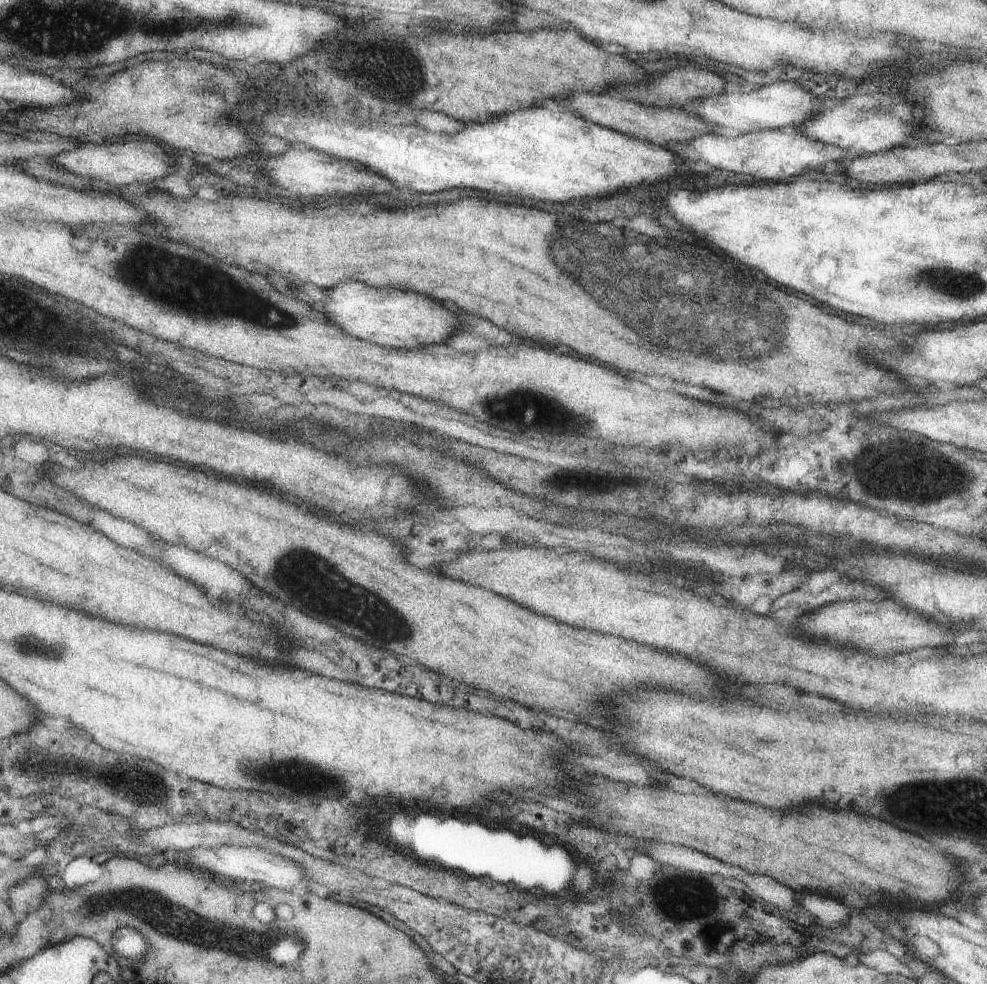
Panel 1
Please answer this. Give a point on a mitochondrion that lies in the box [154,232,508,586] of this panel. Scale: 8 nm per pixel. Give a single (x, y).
(235, 300)

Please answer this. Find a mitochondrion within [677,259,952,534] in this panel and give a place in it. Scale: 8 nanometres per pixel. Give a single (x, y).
(917, 472)

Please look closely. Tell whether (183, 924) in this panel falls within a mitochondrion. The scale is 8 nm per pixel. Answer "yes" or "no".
yes

